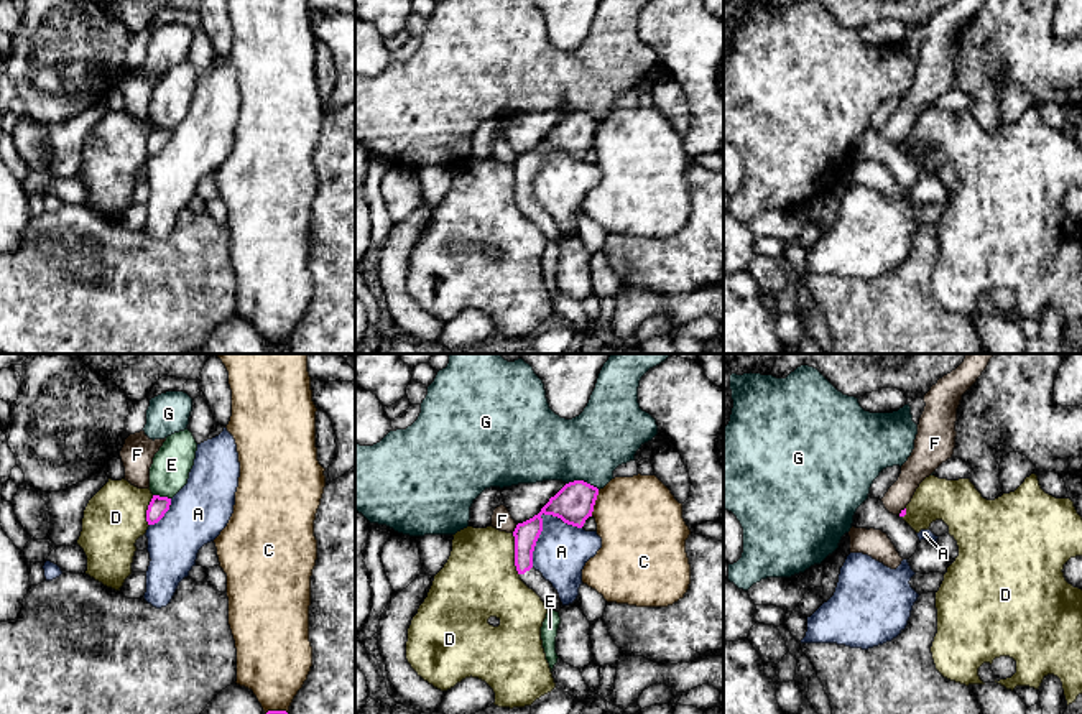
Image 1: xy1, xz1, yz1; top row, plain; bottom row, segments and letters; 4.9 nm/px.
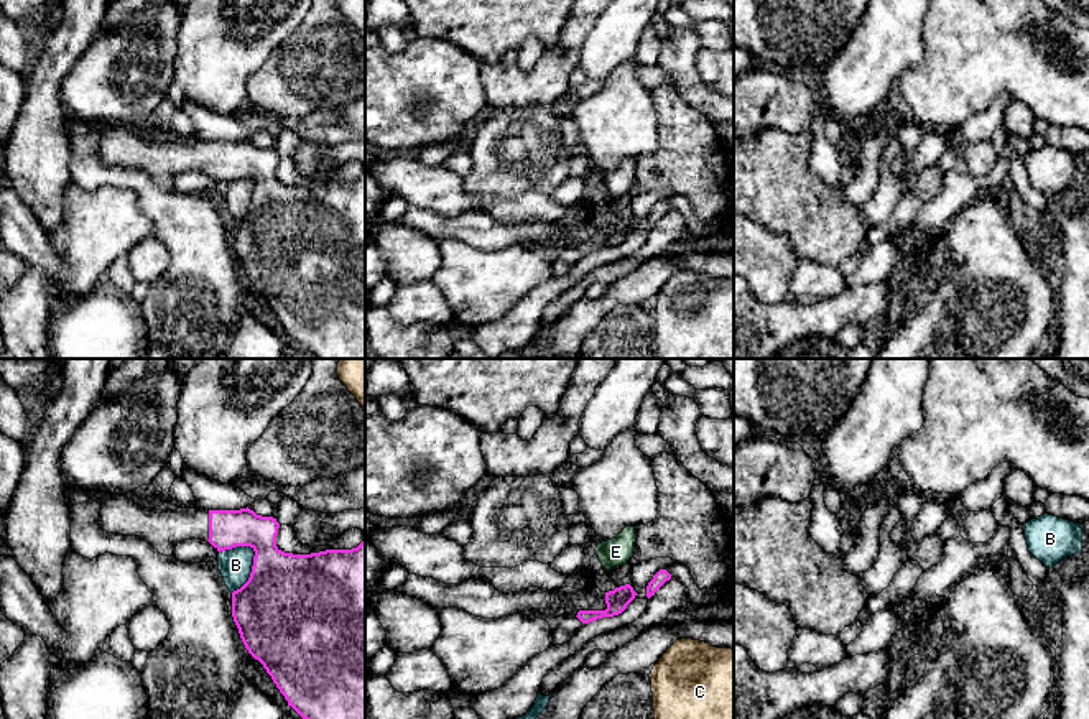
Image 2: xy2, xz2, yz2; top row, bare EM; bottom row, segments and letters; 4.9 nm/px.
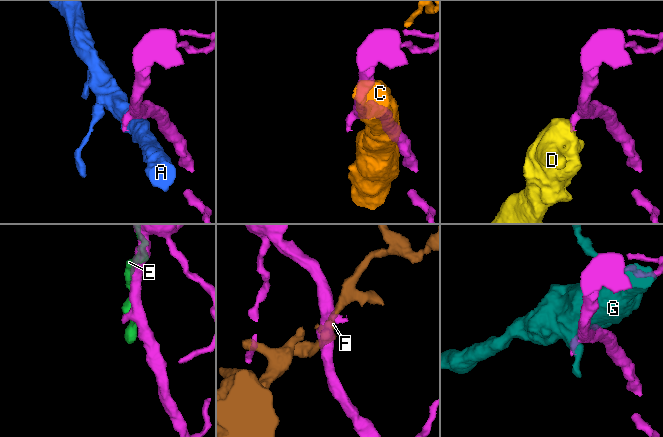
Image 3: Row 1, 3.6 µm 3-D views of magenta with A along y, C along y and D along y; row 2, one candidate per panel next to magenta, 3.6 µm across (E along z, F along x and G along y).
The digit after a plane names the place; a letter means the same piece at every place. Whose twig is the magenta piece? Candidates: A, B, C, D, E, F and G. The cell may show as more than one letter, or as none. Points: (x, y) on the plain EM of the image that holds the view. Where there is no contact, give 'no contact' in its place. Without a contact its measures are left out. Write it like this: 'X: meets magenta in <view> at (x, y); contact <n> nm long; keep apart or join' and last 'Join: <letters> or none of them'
A: meets magenta in xz1 at (541, 153); contact 320 nm long; keep apart
B: meets magenta in xy2 at (252, 201); contact 260 nm long; keep apart
C: meets magenta in xz1 at (594, 135); contact 130 nm long; keep apart
D: meets magenta in xz1 at (515, 186); contact 220 nm long; keep apart
E: meets magenta in xy1 at (161, 129); contact 90 nm long; keep apart
F: meets magenta in xz1 at (515, 160); contact 50 nm long; keep apart
G: meets magenta in xz1 at (582, 112); contact 170 nm long; keep apart
Join: none of them

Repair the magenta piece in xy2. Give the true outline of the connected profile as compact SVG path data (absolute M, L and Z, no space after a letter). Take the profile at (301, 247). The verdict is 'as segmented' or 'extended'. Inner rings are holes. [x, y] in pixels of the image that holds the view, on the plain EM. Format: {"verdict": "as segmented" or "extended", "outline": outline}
{"verdict": "extended", "outline": "M112 125L100 141L99 156L107 165L140 168L160 186L171 188L184 171L209 173L219 184L235 178L255 183L248 212L232 224L232 248L248 285L258 291L280 324L303 350L316 359L365 359L365 173L352 181L311 186L285 184L276 178L280 155L253 141L181 140L165 135L141 140L127 125Z"}

